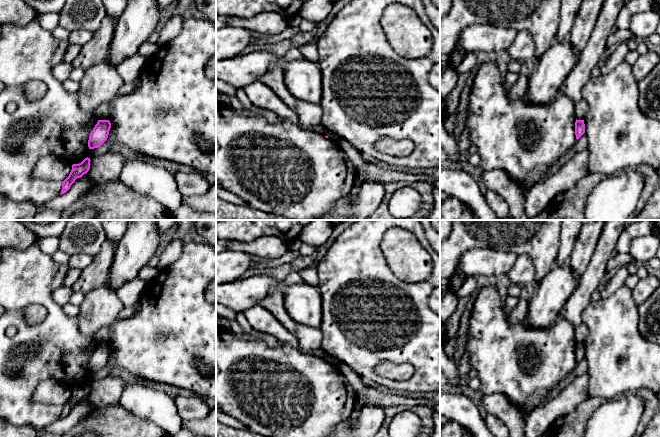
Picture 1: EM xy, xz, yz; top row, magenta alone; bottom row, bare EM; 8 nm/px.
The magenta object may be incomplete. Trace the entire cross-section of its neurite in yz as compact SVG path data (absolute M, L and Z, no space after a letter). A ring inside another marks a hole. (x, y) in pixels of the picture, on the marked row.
M577 120L575 122L575 135L578 140L585 133L584 120Z

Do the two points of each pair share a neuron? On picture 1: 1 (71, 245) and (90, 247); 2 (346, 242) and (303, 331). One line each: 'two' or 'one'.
1: one
2: two

